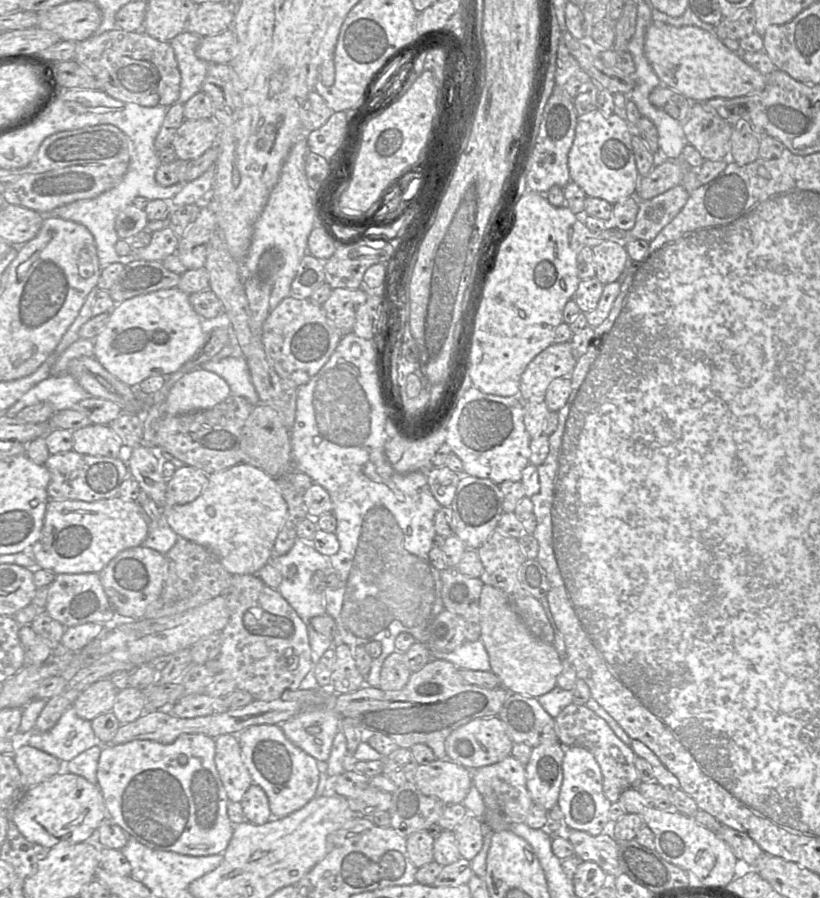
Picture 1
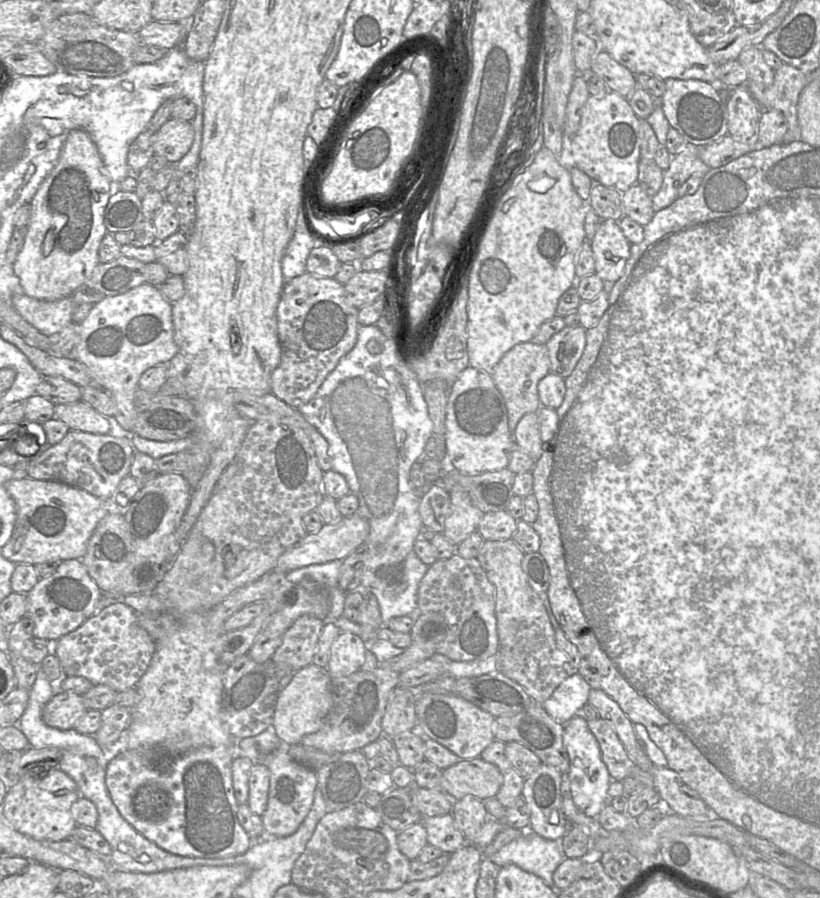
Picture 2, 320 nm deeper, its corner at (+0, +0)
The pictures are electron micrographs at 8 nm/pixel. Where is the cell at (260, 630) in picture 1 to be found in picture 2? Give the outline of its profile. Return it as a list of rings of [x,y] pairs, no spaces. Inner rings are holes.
[[[309,614],[297,618],[284,633],[271,660],[274,663],[285,663],[292,672],[311,664],[325,623]]]

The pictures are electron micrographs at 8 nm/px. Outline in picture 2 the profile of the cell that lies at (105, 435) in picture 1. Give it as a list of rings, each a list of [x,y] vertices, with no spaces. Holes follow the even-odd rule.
[[[82,399],[70,404],[57,404],[54,417],[63,421],[70,430],[92,434],[109,434],[109,420]]]

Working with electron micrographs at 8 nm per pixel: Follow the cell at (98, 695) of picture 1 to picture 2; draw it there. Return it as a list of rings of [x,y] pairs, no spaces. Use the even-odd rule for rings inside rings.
[[[57,690],[42,710],[42,720],[50,727],[60,730],[74,728],[87,708],[82,695],[73,691]]]

